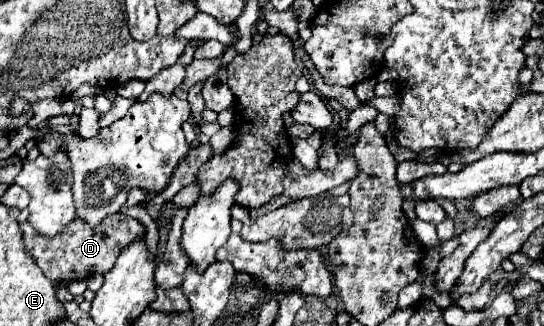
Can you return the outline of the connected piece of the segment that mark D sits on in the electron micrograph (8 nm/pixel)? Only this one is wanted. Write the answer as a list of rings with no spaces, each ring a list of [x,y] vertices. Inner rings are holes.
[[[122,212],[108,216],[98,228],[86,228],[86,224],[82,220],[74,220],[64,232],[60,232],[54,238],[34,232],[34,228],[30,228],[28,222],[22,222],[20,230],[22,230],[26,250],[32,254],[36,264],[42,268],[46,278],[52,282],[70,282],[70,280],[90,278],[94,274],[106,274],[116,264],[120,250],[126,244],[130,244],[130,240],[134,240],[134,236],[142,236],[146,232],[138,220],[134,220]]]

